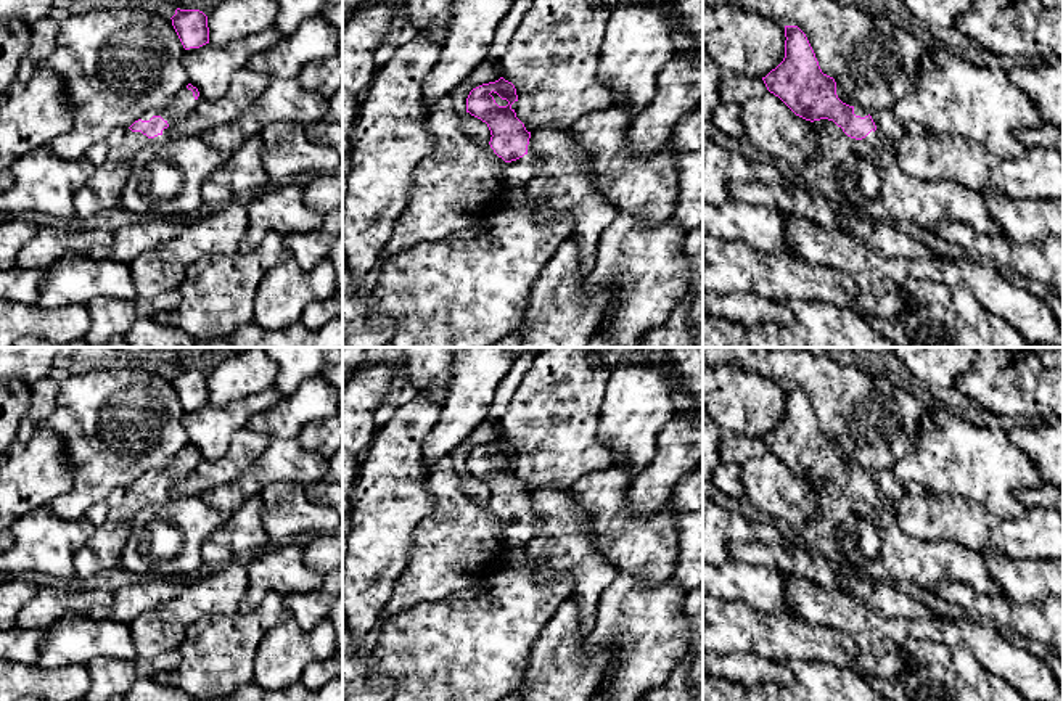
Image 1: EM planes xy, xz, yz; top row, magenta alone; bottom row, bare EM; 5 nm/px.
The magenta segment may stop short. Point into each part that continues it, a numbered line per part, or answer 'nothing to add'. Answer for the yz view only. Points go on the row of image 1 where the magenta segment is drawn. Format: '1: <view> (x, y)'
1: yz (890, 129)

